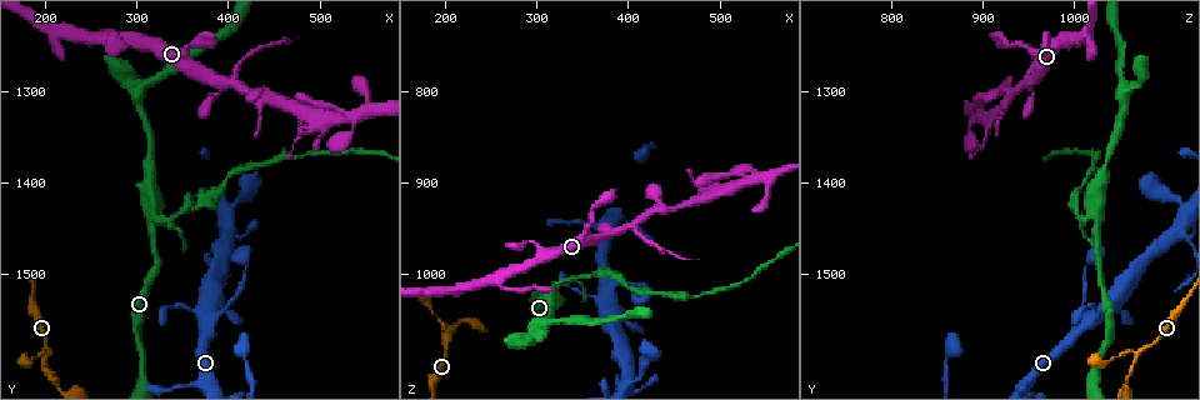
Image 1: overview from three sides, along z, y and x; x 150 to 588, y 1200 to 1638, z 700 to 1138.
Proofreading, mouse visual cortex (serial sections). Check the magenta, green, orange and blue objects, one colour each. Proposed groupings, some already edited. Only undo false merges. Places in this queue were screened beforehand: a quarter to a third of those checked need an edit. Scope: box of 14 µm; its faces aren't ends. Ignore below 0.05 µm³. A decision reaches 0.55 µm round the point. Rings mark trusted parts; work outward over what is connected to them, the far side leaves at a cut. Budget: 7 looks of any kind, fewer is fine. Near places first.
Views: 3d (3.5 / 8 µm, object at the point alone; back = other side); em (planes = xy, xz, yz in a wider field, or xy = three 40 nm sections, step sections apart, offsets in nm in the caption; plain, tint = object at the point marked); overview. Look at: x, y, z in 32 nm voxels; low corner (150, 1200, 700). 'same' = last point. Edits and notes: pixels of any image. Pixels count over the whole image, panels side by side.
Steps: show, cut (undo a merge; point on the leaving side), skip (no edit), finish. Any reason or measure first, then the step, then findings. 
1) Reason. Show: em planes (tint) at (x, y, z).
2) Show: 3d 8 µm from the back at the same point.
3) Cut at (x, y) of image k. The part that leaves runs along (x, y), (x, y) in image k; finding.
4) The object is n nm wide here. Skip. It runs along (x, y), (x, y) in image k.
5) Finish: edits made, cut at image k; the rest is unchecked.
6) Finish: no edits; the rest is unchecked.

Small branch off a trunk. Show: 3d 3.5 µm at (400, 1455, 1115).

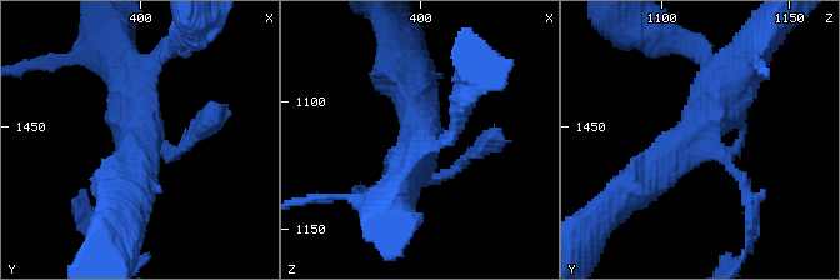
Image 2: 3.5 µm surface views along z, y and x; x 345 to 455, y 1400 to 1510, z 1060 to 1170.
Skip. It runs along (644, 184), (704, 134), (749, 65) in image 2; continuous, no second cell.

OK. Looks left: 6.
Abrupt turn. Show: 3d 3.5 µm at (320, 1440, 1020).

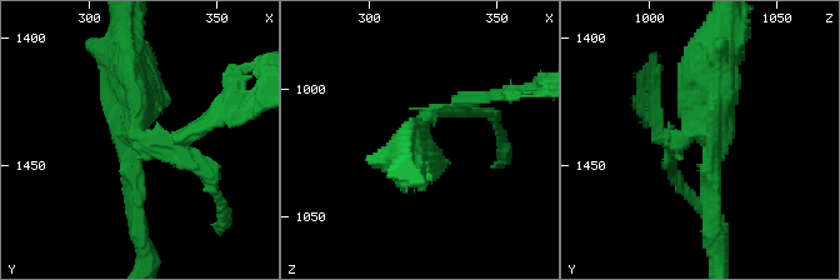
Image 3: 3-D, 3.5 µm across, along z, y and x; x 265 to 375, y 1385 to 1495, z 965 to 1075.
3 arms meet here; the arms are 150, 200, 600 nm wide. Show: em xy step 1 (tint) at (318, 1438, 1023).

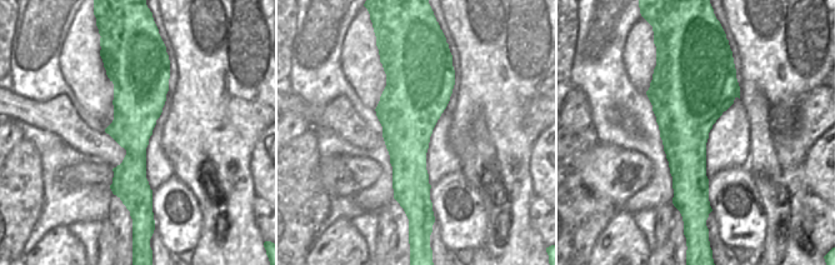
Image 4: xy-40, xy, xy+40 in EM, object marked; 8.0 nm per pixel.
Cut at (461, 103) of image 3. A second cell is stuck on.

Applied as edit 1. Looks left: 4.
See it whole again. Show: overview.

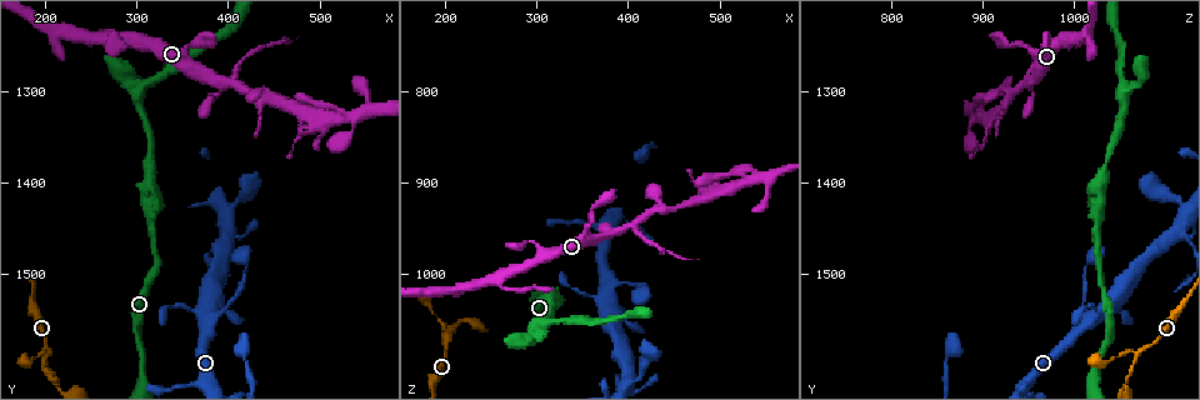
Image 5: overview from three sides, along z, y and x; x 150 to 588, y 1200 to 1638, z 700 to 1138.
Branch point. Show: em xy step 2 (tint) at (200, 1585, 1075).

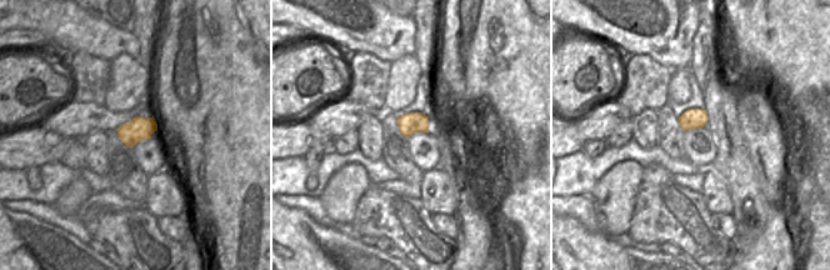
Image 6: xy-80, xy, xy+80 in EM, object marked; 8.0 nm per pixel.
See where the arms go. Show: 3d 3.5 µm at the same point.

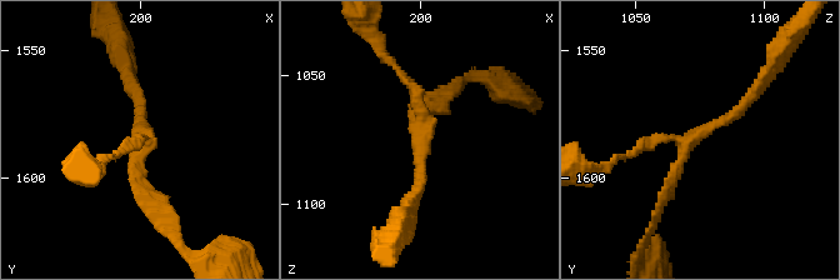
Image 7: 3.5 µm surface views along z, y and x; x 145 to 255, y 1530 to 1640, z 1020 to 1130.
3 arms meet here. Skip. It runs along (753, 93), (685, 146), (656, 215) in image 7; continuous, no second cell.

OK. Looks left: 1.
Finish: edits made, cut at image 3; the rest is unchecked.

